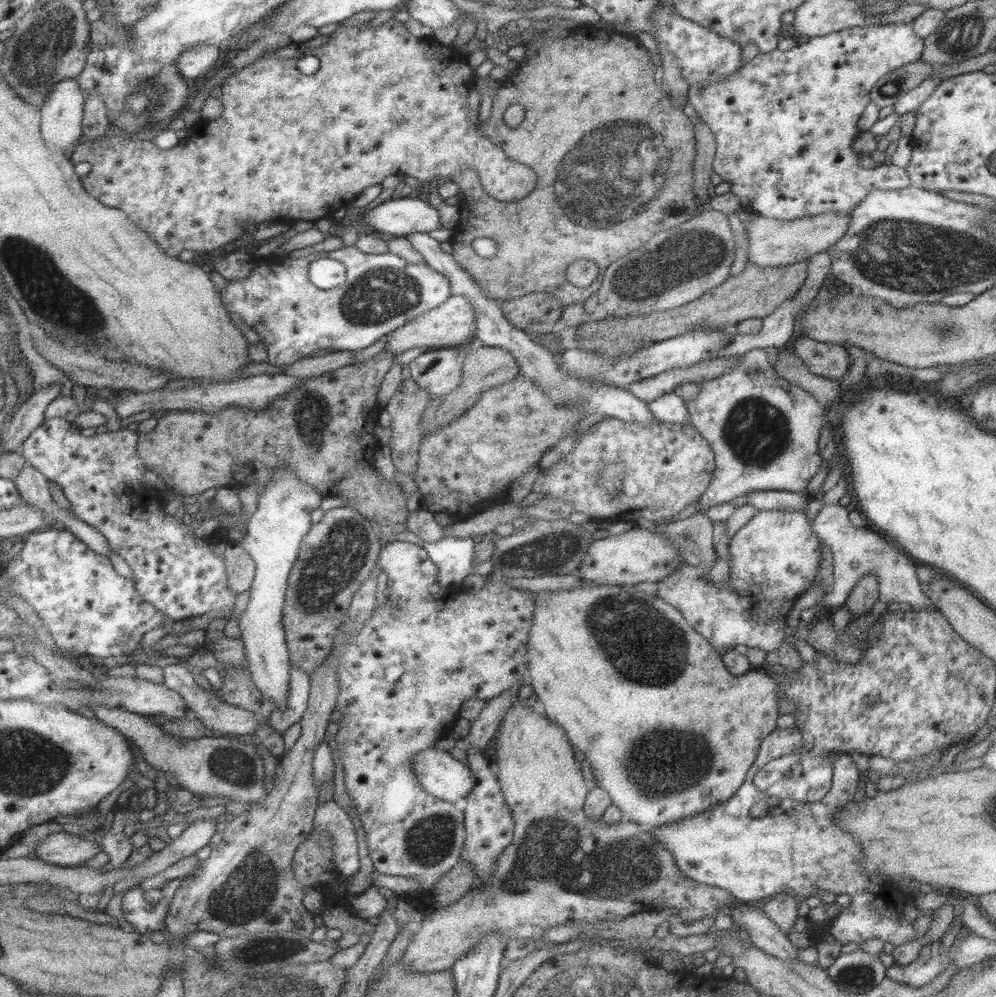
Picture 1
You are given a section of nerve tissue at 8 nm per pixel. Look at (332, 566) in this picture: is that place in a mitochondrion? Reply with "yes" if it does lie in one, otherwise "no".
yes

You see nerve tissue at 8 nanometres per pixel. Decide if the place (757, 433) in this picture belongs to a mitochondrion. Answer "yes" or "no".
yes

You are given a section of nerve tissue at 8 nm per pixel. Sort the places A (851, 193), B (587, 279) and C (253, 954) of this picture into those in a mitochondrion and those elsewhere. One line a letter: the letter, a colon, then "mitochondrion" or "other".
A: other
B: other
C: mitochondrion

